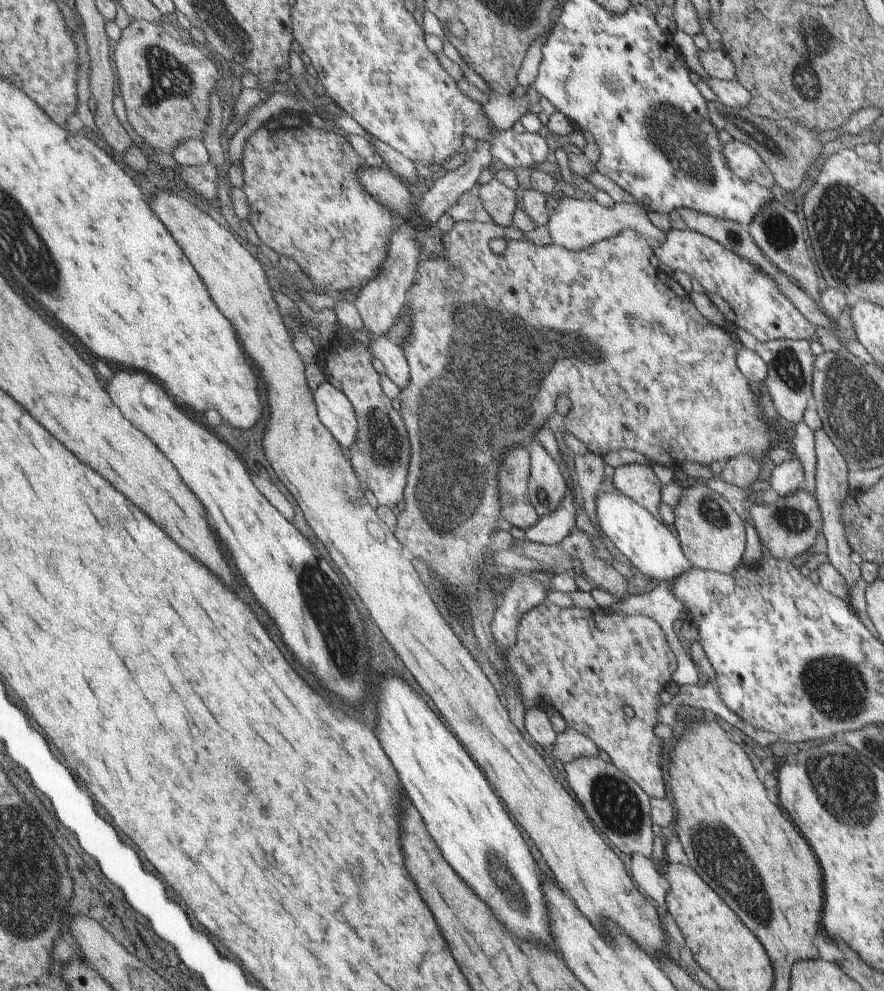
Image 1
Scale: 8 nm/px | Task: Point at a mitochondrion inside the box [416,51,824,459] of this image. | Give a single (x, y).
(674, 132)

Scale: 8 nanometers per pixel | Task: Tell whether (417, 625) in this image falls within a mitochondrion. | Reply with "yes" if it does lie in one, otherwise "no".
no

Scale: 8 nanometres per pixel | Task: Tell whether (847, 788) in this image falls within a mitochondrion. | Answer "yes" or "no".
yes

